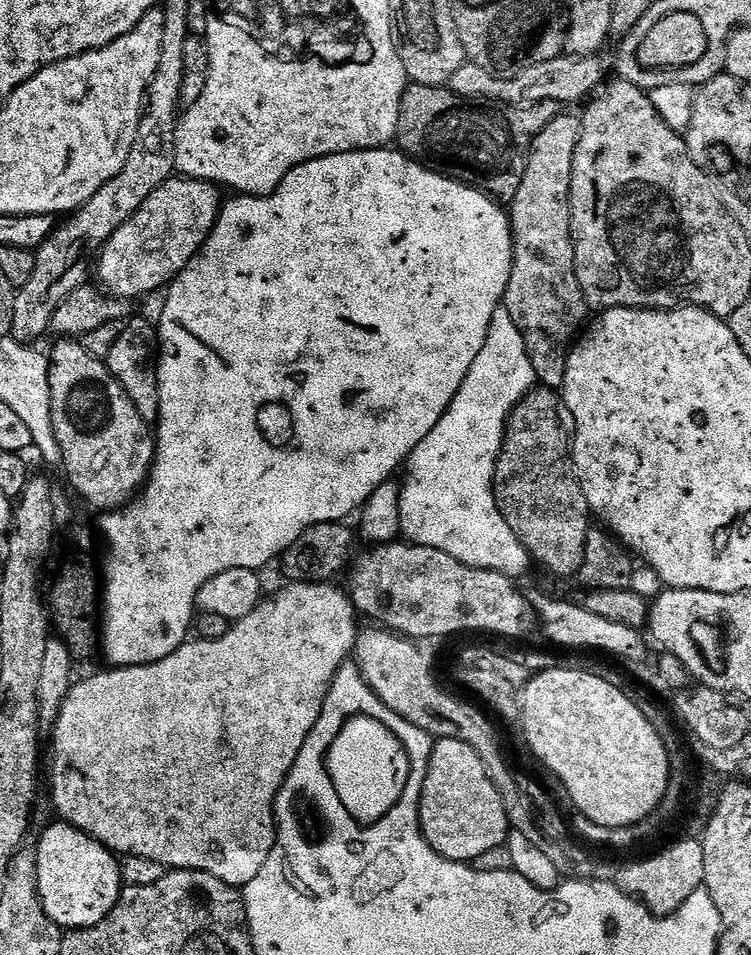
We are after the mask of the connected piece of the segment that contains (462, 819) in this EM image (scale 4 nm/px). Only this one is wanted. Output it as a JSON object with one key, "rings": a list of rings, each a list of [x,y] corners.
{"rings":[[[457,736],[437,739],[432,745],[428,773],[420,795],[420,831],[426,842],[430,842],[432,849],[447,860],[474,862],[478,854],[486,854],[486,850],[505,847],[510,825],[502,798],[494,782],[486,774],[486,766],[482,766],[482,758],[476,753],[474,746],[462,742]]]}

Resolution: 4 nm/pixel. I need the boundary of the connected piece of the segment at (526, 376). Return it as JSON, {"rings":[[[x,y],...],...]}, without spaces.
{"rings":[[[504,307],[494,310],[486,342],[482,342],[482,350],[478,350],[478,358],[474,358],[474,366],[470,366],[466,382],[458,386],[458,394],[454,394],[446,414],[438,418],[438,426],[418,442],[406,461],[404,480],[400,484],[400,531],[407,543],[430,546],[434,550],[442,550],[442,554],[450,554],[450,558],[458,558],[458,562],[466,566],[494,570],[513,578],[521,578],[527,574],[528,567],[533,567],[532,557],[498,510],[492,479],[500,447],[504,444],[508,417],[516,403],[537,384],[534,366],[530,366],[530,354],[526,354],[526,342],[522,342],[522,330],[514,326],[514,318],[510,318]]]}

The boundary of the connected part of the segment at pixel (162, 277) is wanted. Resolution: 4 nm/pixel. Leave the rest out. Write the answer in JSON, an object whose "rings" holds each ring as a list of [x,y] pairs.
{"rings":[[[173,178],[158,186],[100,249],[94,264],[95,275],[100,275],[99,287],[104,287],[109,297],[132,302],[135,296],[148,296],[171,285],[208,240],[220,217],[220,192],[206,180],[187,178]]]}

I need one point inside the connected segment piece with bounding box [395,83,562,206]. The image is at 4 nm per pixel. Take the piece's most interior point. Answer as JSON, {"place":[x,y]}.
{"place":[482,143]}

